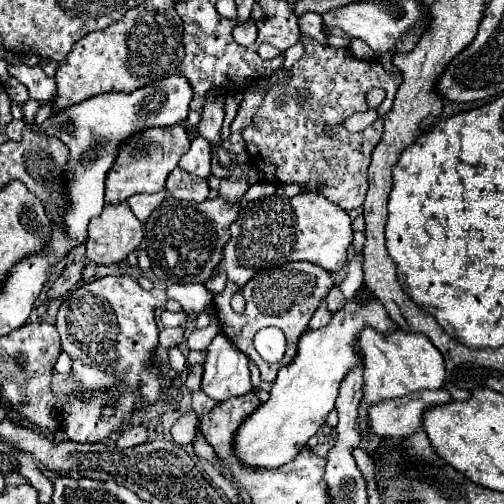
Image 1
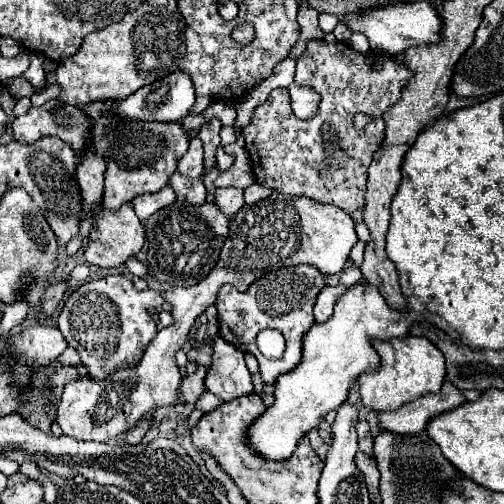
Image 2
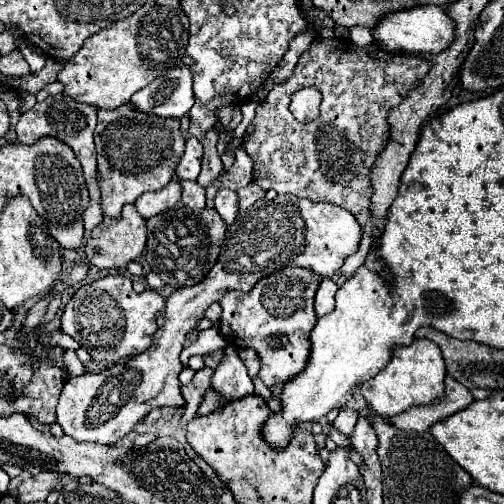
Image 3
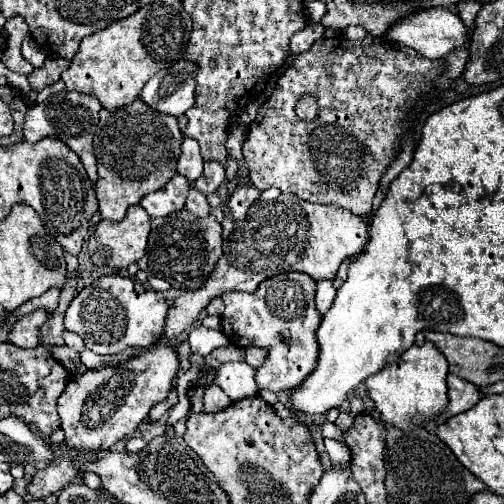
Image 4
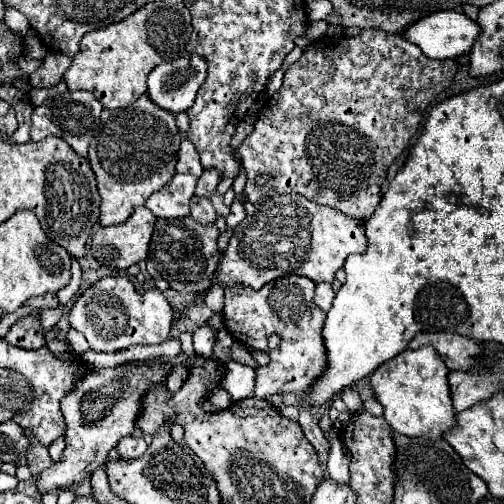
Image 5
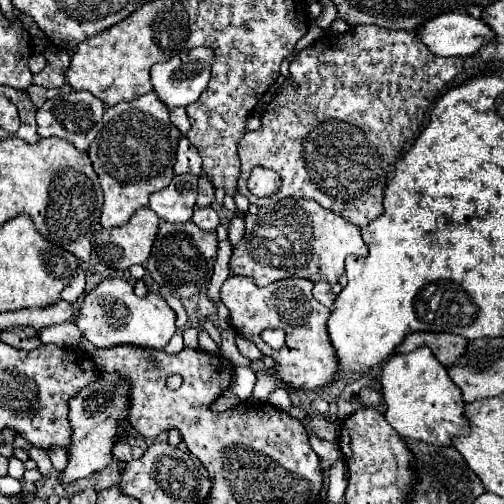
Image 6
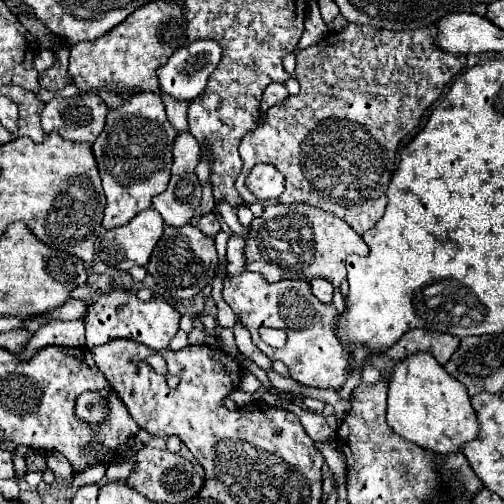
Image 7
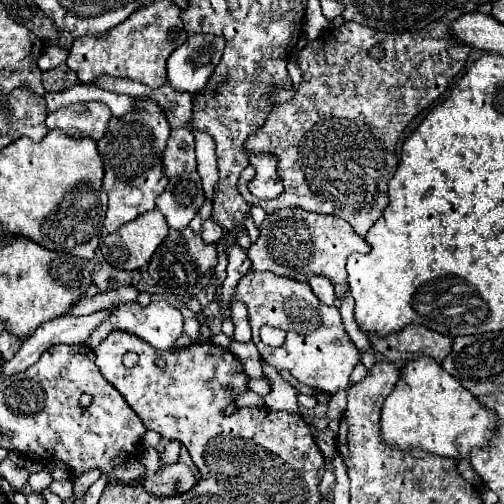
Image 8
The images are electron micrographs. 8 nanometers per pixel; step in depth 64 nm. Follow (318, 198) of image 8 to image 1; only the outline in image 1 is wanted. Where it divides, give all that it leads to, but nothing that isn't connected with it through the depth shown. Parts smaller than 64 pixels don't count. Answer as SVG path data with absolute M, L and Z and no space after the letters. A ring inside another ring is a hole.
M308 36L300 40L306 52L292 66L290 84L272 86L256 110L252 124L242 130L248 160L266 184L302 184L306 192L318 192L350 212L364 204L368 164L384 132L382 114L392 108L394 94L402 84L402 72L386 72L378 58L360 60L348 48L318 44ZM370 88L382 88L386 100L376 108L378 120L364 132L352 134L342 124L348 116L368 110L366 94ZM298 96L306 98L302 106Z

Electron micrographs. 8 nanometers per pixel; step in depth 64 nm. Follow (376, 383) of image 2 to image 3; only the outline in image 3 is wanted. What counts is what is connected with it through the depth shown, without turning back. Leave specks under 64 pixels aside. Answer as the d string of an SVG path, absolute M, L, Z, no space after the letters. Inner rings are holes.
M416 338L414 344L396 350L388 366L380 370L374 378L366 380L360 386L360 392L378 414L382 414L384 418L394 418L412 406L428 406L444 398L444 378L446 364L440 348L436 348L436 344L430 340Z

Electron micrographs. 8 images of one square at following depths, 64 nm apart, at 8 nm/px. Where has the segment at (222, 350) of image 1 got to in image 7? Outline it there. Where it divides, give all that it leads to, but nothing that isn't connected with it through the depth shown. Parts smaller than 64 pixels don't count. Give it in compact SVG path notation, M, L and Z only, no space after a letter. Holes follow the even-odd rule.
M246 372L246 374L242 376L240 388L242 388L244 392L256 392L260 386L262 386L262 384L260 384L260 380L258 380L258 378L256 378L252 372Z

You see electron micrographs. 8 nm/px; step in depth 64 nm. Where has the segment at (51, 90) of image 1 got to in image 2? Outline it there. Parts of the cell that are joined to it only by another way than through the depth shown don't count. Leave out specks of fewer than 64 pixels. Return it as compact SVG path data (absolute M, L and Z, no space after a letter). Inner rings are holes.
M26 50L26 54L30 58L30 68L24 72L24 78L28 78L34 84L36 91L40 91L47 85L44 71L44 60L46 58L40 56L38 52L30 52L30 50Z

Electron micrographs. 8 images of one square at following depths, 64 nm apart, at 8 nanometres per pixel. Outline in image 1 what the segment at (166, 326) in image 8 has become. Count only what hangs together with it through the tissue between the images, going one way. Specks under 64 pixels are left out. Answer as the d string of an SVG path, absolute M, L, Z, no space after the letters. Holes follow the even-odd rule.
M104 276L72 290L58 310L56 328L62 338L62 350L74 360L72 376L76 388L94 392L112 386L116 380L124 380L144 396L142 408L154 404L160 398L160 380L146 366L158 340L154 312L164 304L164 290L142 290L130 276Z

